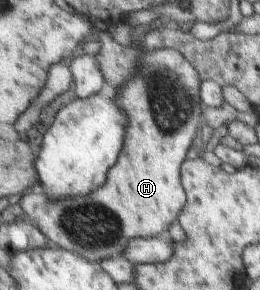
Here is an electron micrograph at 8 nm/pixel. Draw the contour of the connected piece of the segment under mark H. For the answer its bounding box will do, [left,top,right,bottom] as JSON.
[17,48,205,261]

